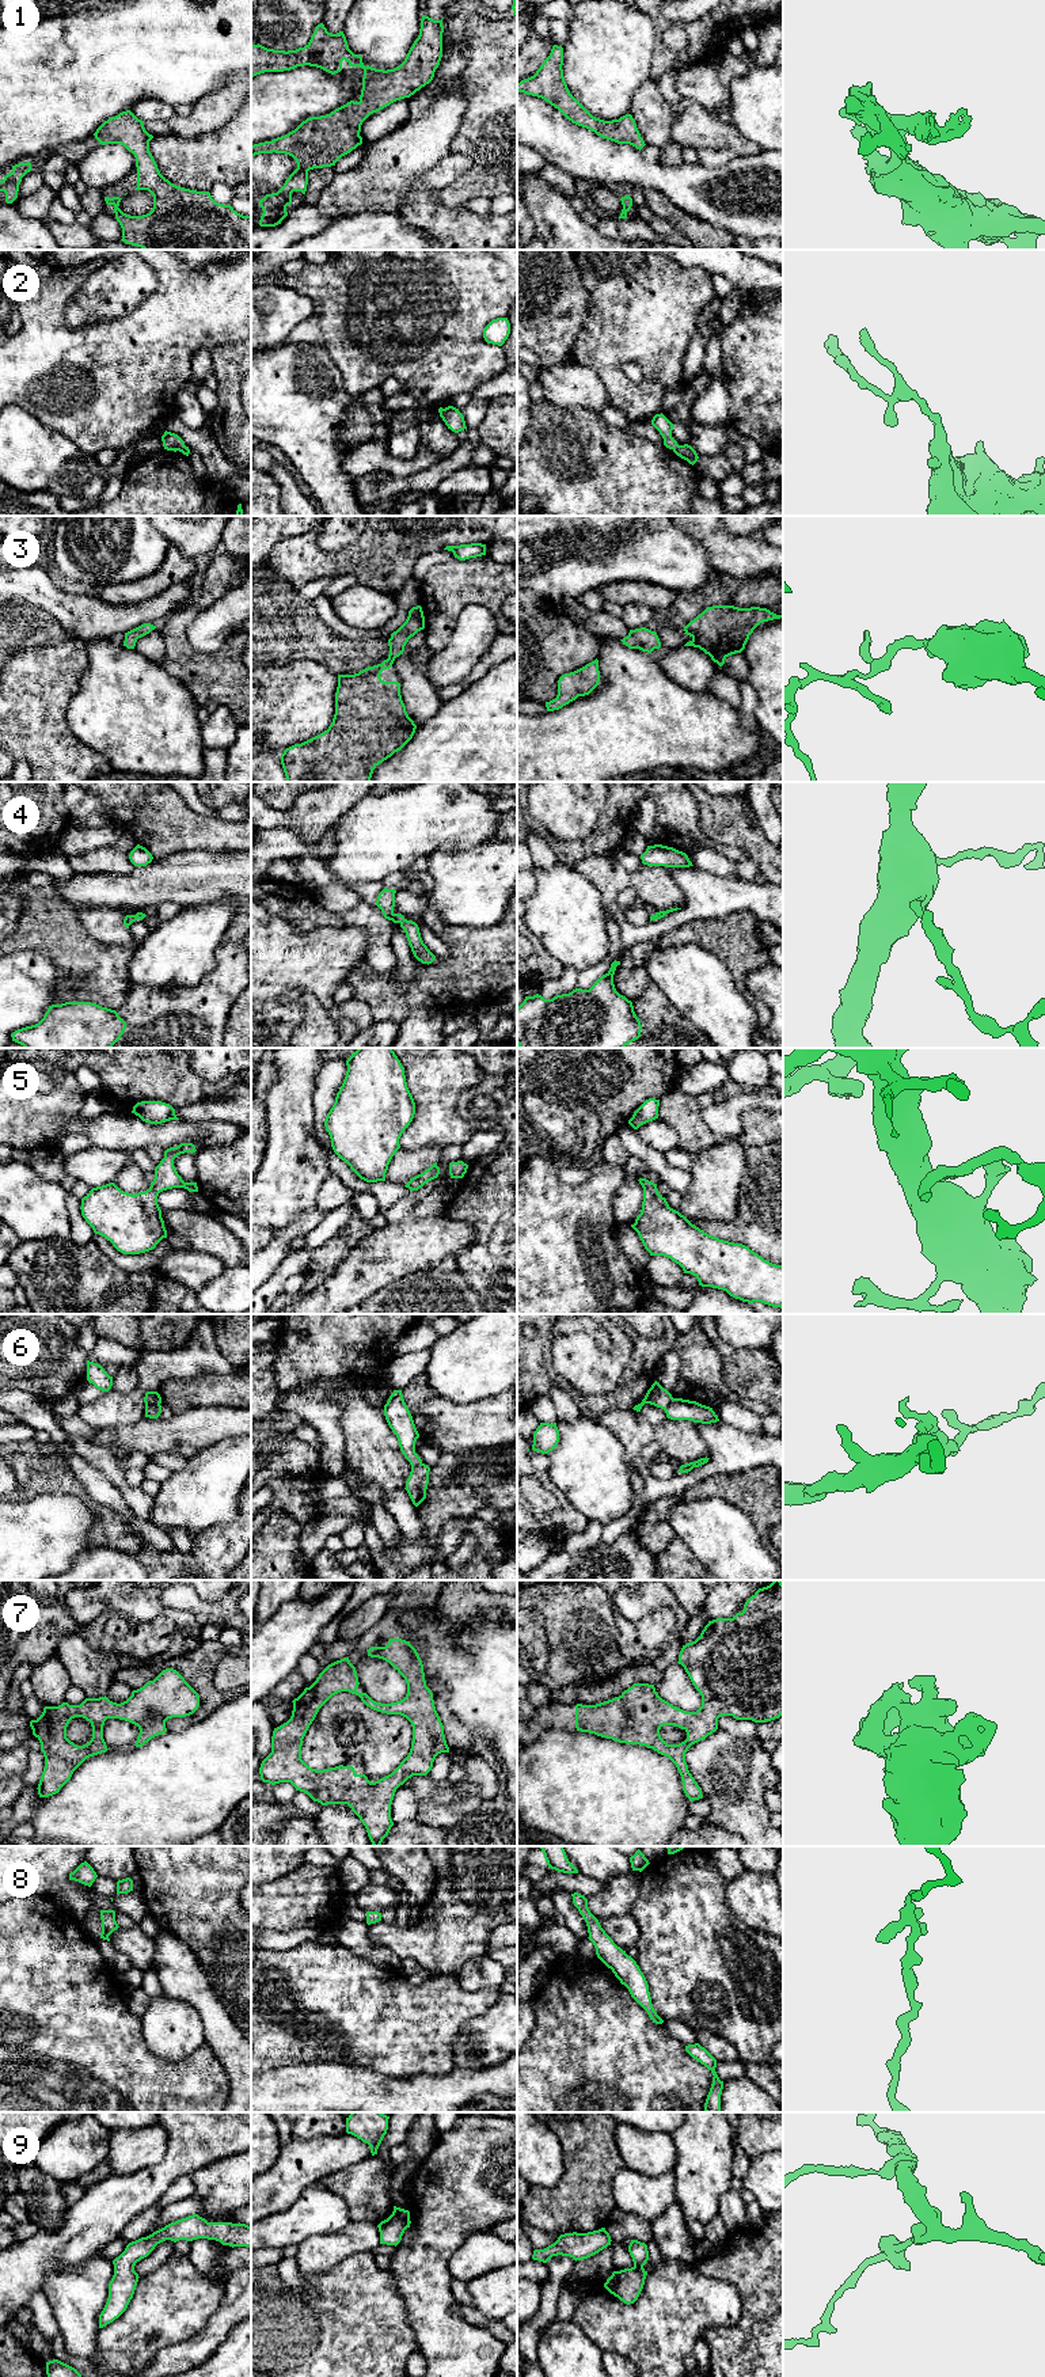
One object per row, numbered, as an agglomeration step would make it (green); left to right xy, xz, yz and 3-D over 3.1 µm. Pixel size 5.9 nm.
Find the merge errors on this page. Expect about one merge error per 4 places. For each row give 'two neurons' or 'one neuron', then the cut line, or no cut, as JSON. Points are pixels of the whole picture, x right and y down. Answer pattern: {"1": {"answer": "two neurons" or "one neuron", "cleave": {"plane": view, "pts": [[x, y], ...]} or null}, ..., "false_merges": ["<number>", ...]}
{"1": {"answer": "one neuron", "cleave": null}, "2": {"answer": "one neuron", "cleave": null}, "3": {"answer": "one neuron", "cleave": null}, "4": {"answer": "one neuron", "cleave": null}, "5": {"answer": "one neuron", "cleave": null}, "6": {"answer": "two neurons", "cleave": {"plane": "xy", "pts": [[159, 1402], [145, 1408]]}}, "7": {"answer": "one neuron", "cleave": null}, "8": {"answer": "one neuron", "cleave": null}, "9": {"answer": "one neuron", "cleave": null}, "false_merges": ["6"]}

